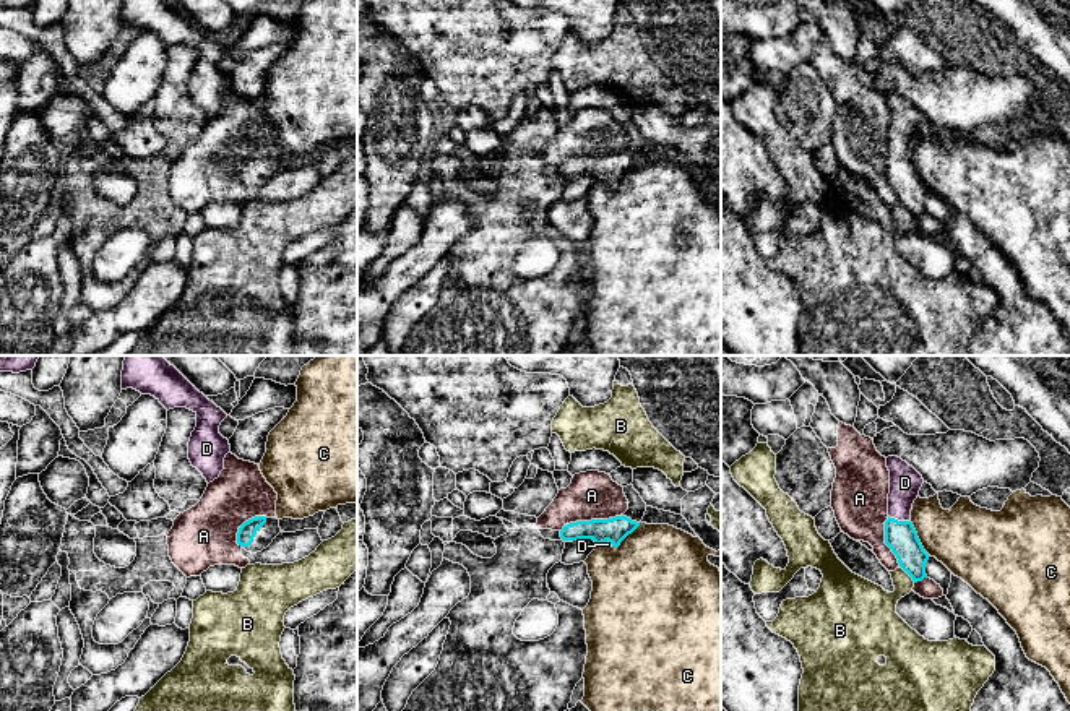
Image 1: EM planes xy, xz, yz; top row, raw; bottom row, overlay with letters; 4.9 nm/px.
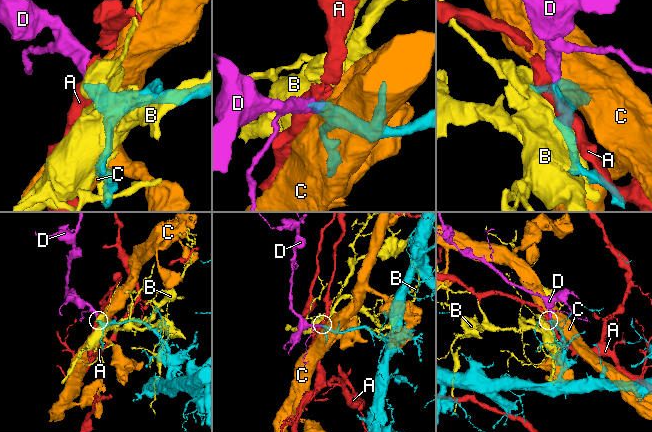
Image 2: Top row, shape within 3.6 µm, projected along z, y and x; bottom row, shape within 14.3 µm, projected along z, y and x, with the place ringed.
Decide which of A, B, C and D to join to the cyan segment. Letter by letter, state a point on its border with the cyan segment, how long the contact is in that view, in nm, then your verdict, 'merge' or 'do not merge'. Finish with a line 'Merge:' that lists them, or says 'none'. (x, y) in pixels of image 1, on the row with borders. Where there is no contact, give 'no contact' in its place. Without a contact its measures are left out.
A: meets cyan in xz at (591, 520); contact 300 nm long; do not merge
B: meets cyan in yz at (906, 572); contact 120 nm long; do not merge
C: meets cyan in yz at (918, 538); contact 190 nm long; do not merge
D: meets cyan in yz at (900, 521); contact 120 nm long; merge
Merge: D

